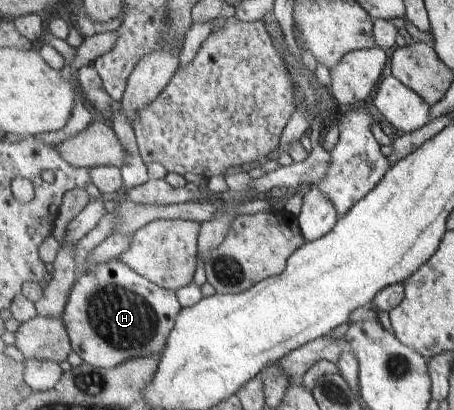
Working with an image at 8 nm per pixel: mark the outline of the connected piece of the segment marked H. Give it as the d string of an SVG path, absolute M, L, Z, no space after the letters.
M115 258L79 274L62 320L73 351L83 361L98 368L112 368L136 357L161 354L182 309L176 291L158 286Z

